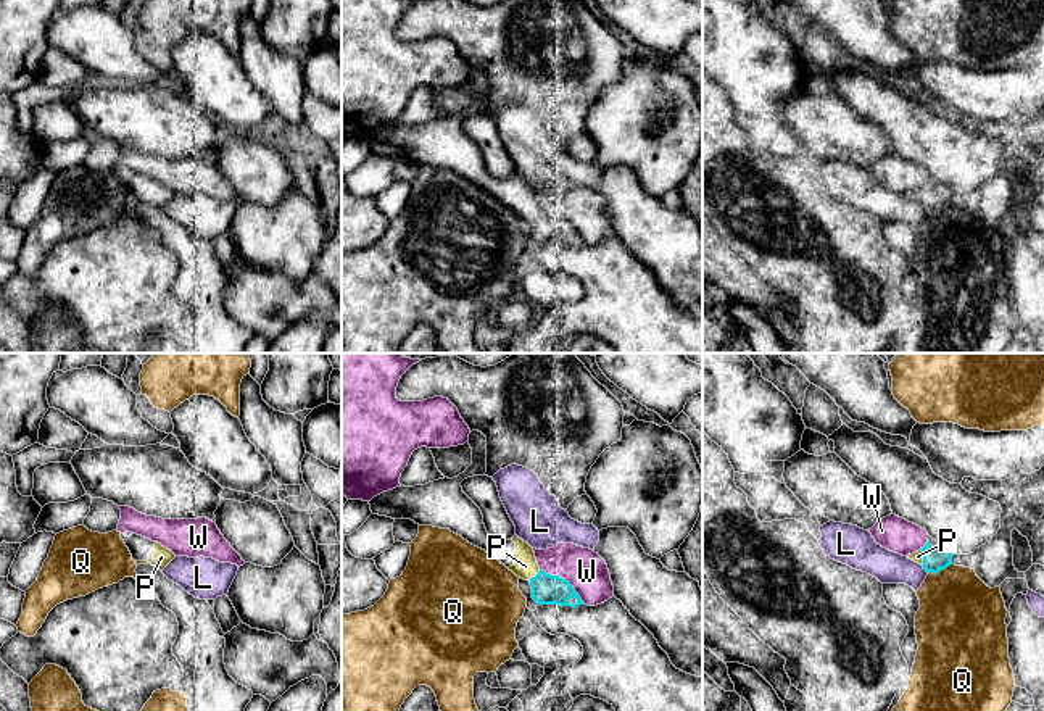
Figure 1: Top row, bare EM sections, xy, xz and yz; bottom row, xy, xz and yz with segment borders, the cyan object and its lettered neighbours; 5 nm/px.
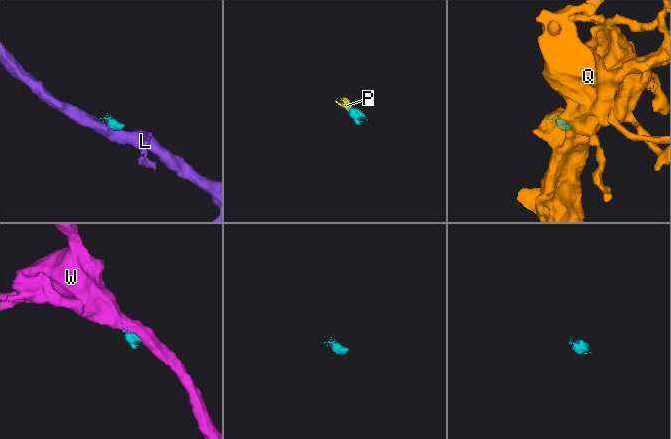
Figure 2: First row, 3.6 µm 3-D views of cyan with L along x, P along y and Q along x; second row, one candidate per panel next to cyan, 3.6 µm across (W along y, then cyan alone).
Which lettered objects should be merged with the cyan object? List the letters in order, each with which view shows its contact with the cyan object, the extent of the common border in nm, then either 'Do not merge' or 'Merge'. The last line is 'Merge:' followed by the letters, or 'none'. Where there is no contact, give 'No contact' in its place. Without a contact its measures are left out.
L: Touches cyan in yz. Shared border 50 nm. Do not merge
P: Touches cyan in xz. Shared border 90 nm. Merge
Q: Touches cyan in yz. Shared border 130 nm. Do not merge
W: Touches cyan in xz. Shared border 300 nm. Do not merge
Merge: P

